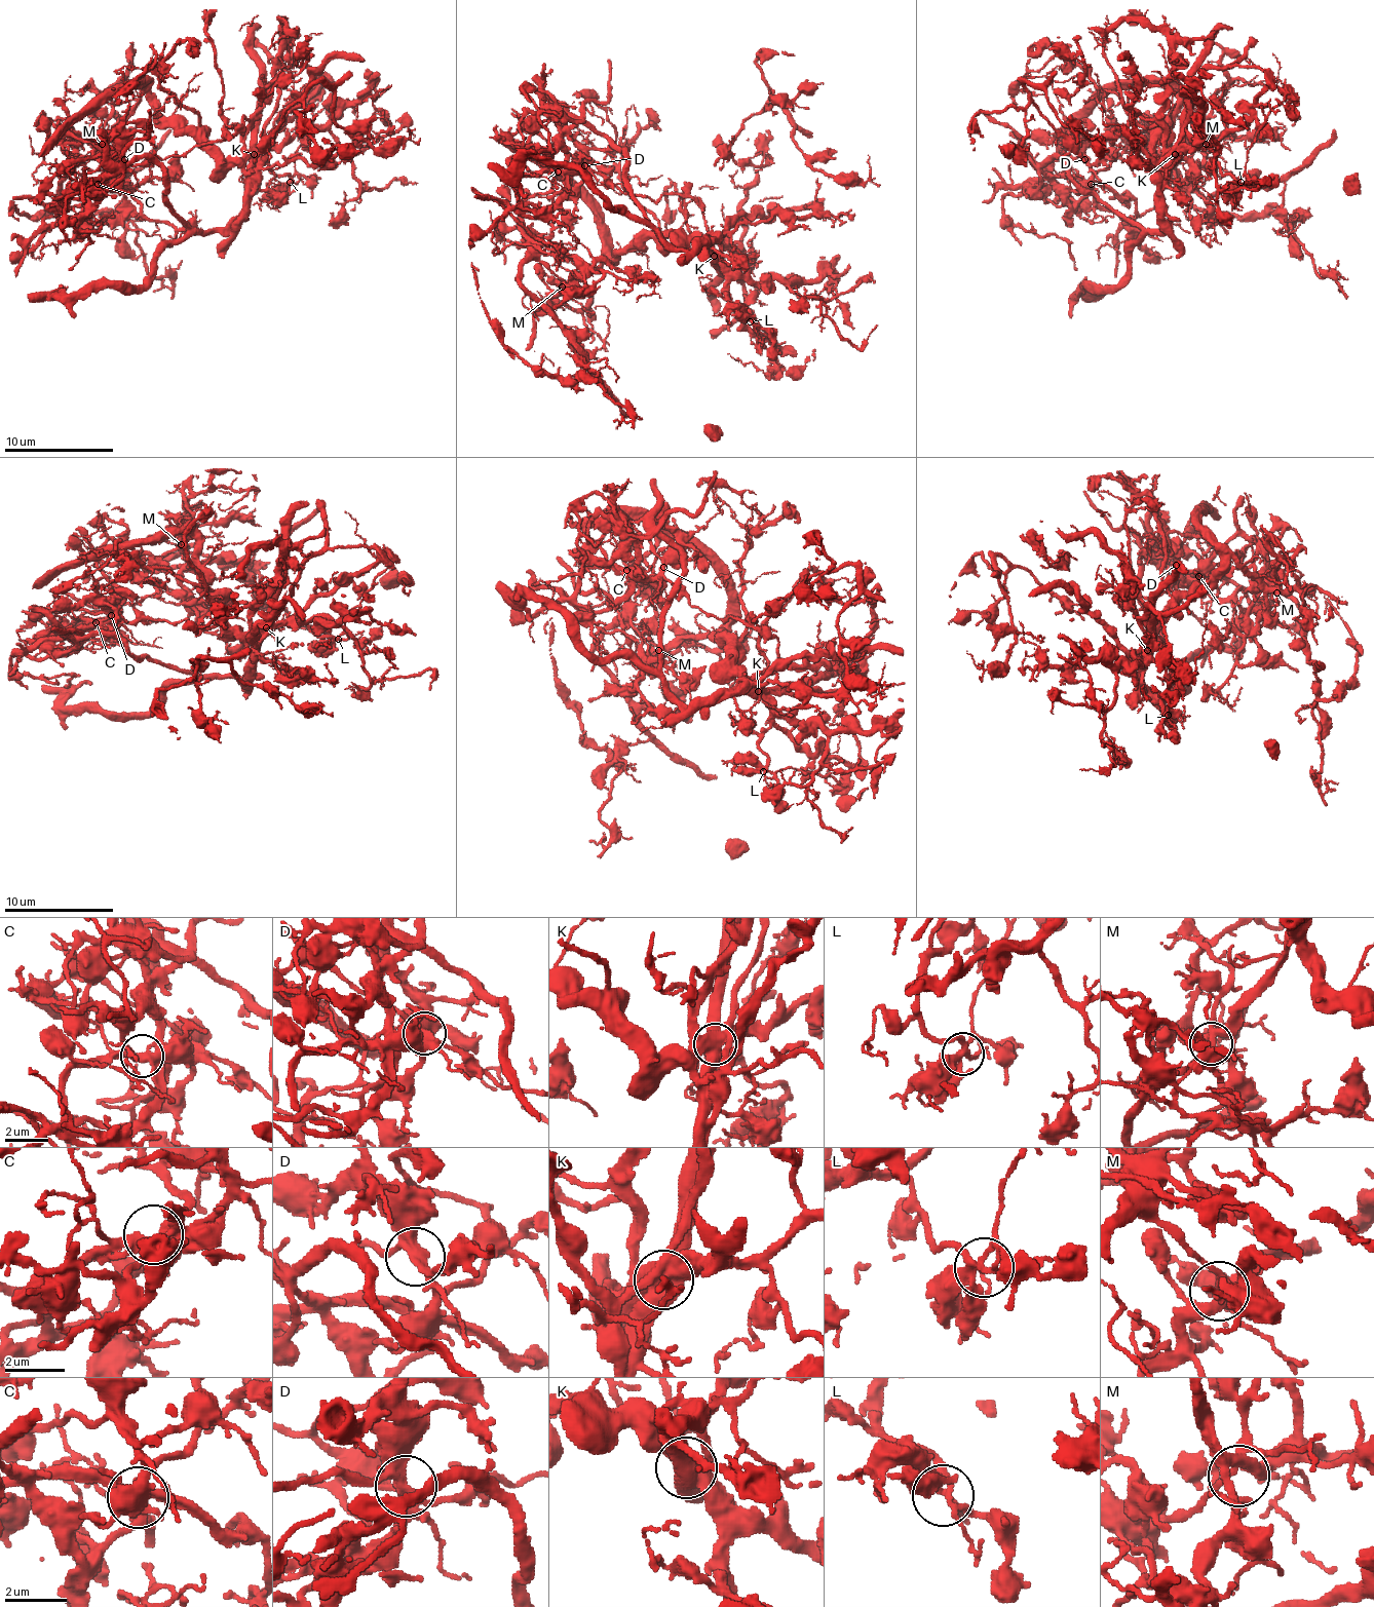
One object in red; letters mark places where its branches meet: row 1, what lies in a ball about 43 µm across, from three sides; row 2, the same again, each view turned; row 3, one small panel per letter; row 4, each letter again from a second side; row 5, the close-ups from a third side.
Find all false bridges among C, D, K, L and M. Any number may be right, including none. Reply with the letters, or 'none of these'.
C, D, K

